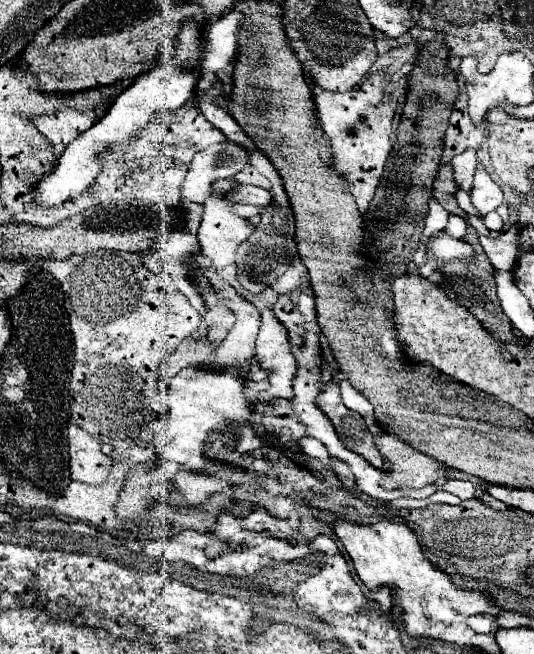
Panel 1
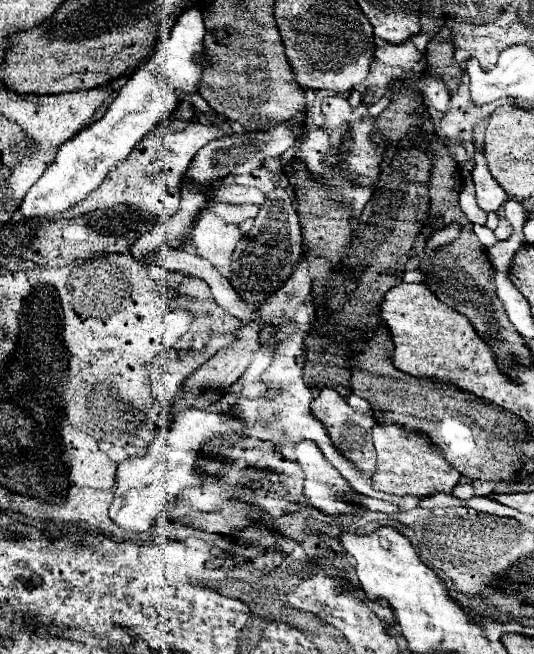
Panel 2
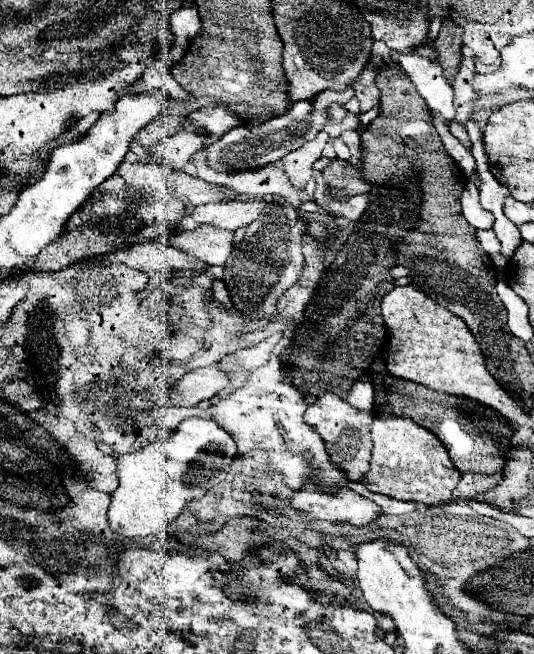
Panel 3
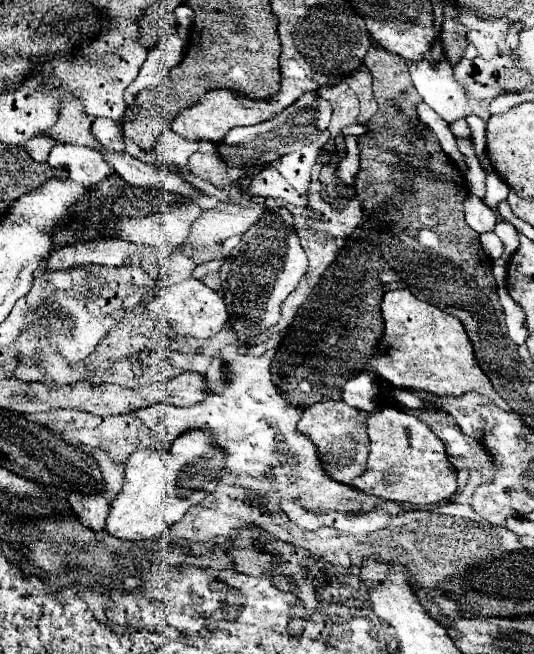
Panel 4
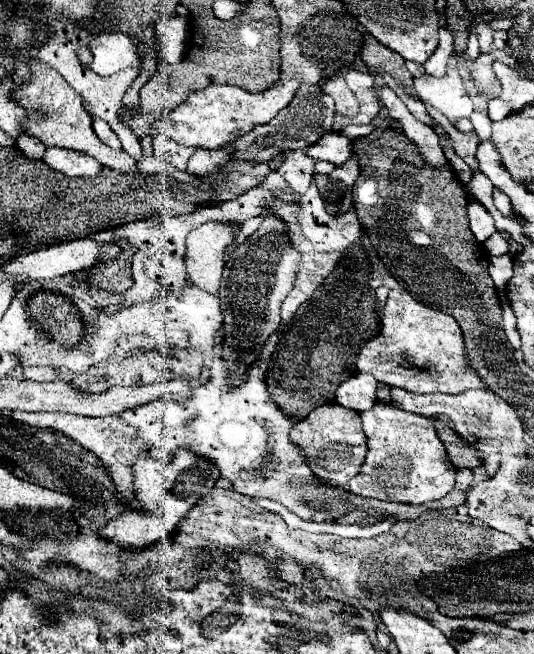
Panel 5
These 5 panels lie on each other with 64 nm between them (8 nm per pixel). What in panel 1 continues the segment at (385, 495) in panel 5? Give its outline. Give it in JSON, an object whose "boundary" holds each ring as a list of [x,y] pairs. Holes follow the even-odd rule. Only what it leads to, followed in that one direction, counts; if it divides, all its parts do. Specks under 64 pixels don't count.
{"boundary":[[[384,432],[376,436],[374,442],[380,456],[384,458],[384,464],[388,464],[388,468],[384,468],[388,476],[380,482],[380,486],[386,490],[424,488],[428,484],[452,478],[444,464],[418,452],[410,444],[398,440],[394,434]]]}

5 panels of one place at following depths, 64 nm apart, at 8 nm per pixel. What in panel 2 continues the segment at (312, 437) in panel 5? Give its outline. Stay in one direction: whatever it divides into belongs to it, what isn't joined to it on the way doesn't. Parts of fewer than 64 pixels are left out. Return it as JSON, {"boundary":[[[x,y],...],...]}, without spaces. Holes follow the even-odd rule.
{"boundary":[[[324,388],[316,400],[312,400],[310,404],[310,414],[322,422],[322,426],[326,428],[334,448],[346,458],[350,460],[356,468],[360,468],[362,472],[374,472],[376,470],[376,452],[374,452],[374,444],[372,444],[372,428],[376,424],[372,414],[364,414],[364,412],[356,412],[352,410],[346,400],[332,388]]]}

